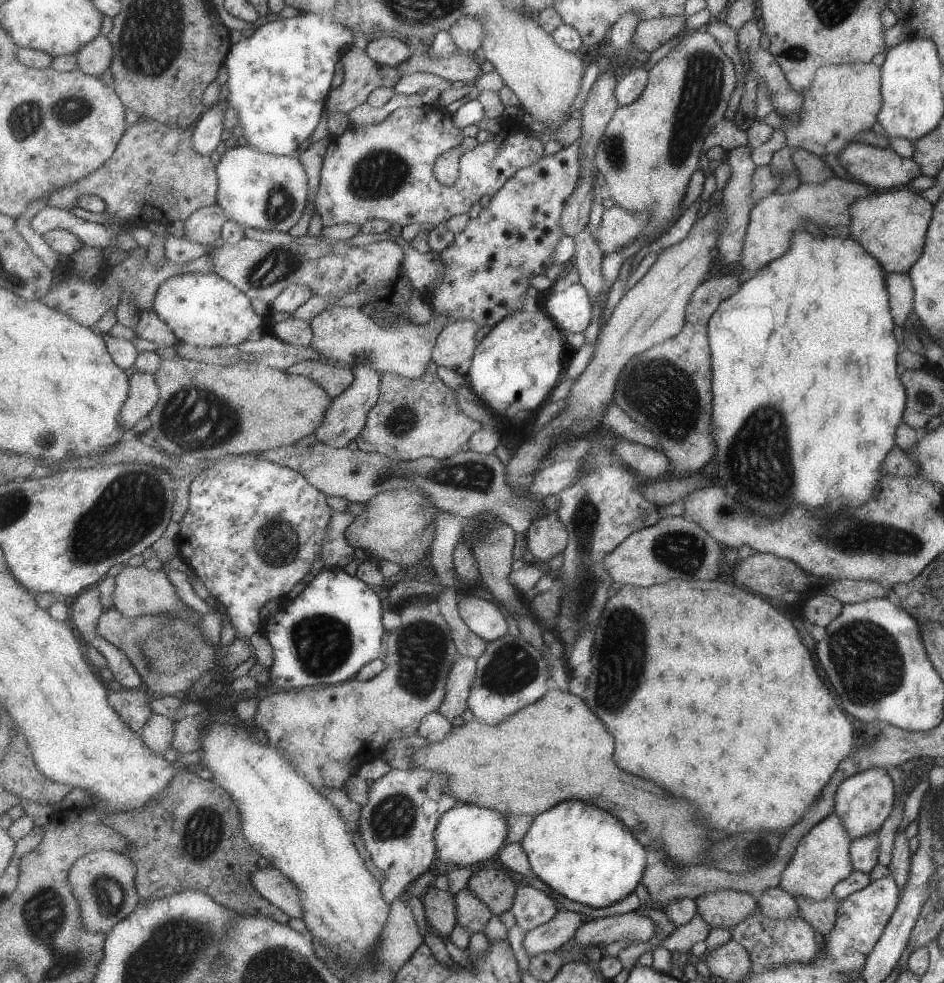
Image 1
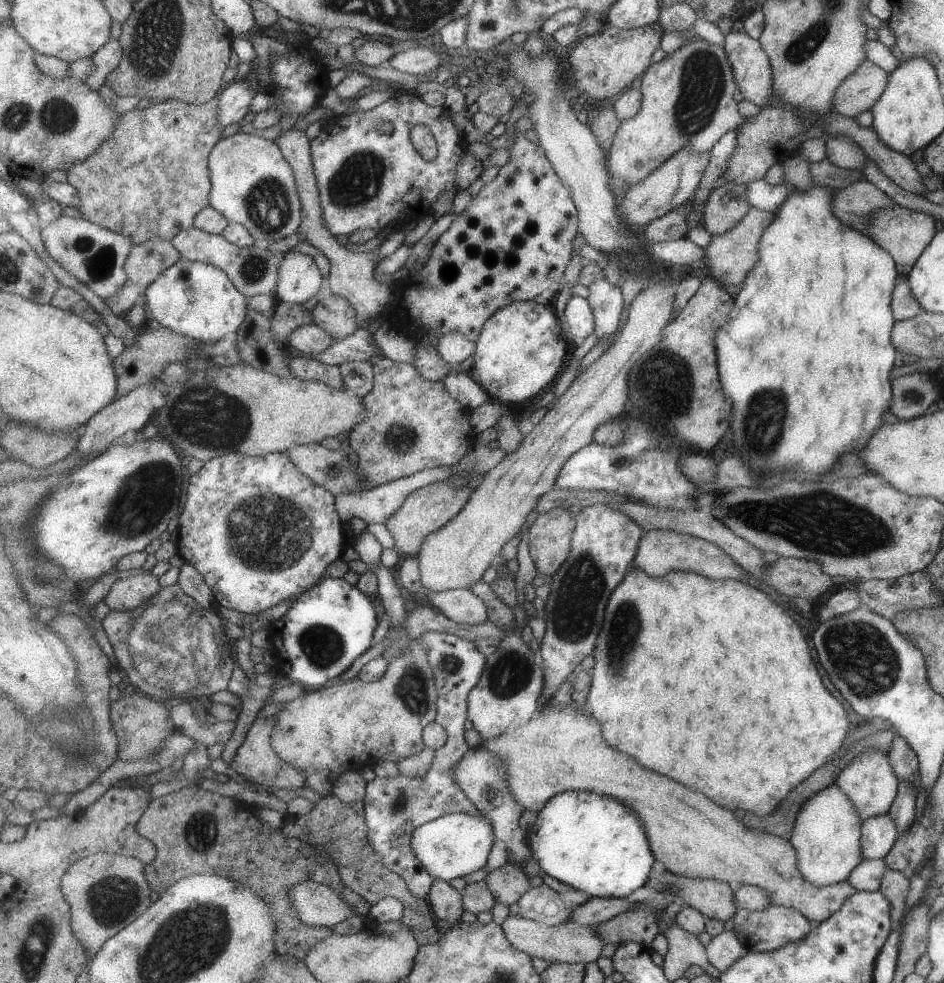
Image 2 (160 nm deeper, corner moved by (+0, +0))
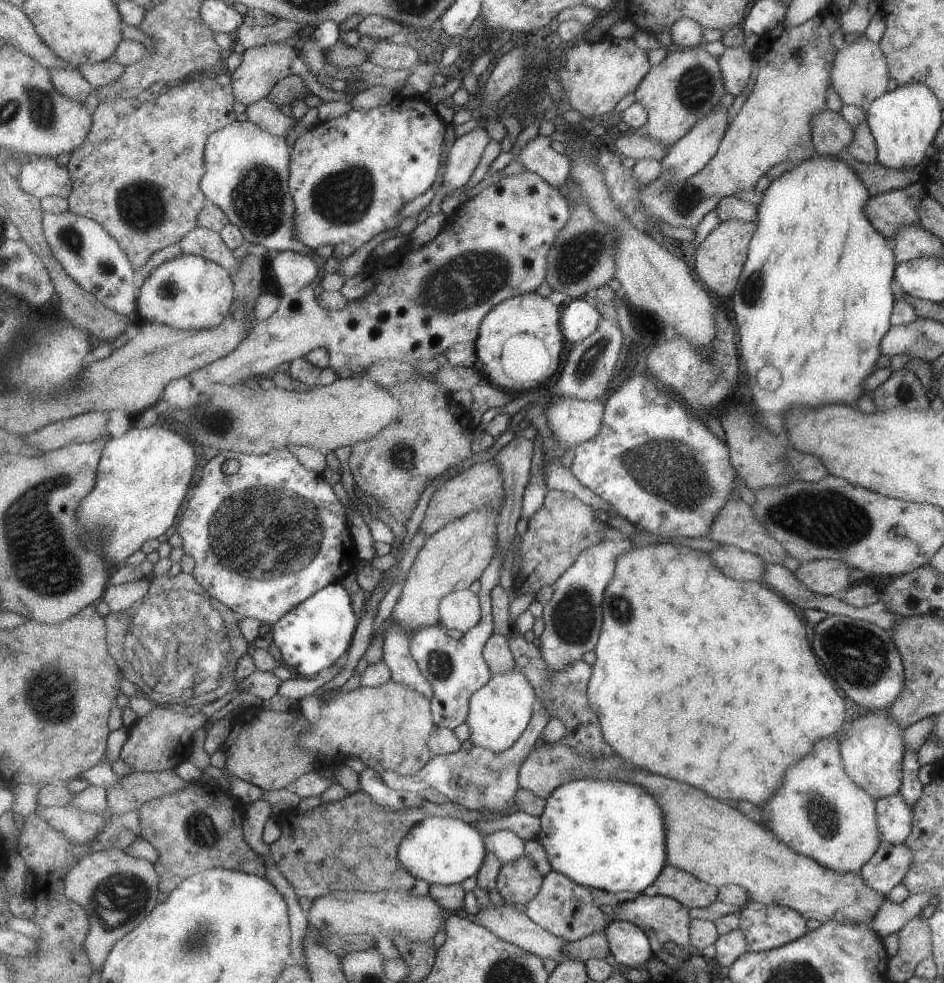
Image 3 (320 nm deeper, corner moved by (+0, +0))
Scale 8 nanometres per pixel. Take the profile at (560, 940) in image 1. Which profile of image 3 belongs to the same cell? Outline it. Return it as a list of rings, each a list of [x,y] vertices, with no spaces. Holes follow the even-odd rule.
[[[643,894],[634,901],[624,902],[607,911],[610,913],[610,922],[623,920],[633,922],[641,928],[651,928],[657,932],[662,930],[679,947],[692,944],[689,907],[682,905],[677,899]]]

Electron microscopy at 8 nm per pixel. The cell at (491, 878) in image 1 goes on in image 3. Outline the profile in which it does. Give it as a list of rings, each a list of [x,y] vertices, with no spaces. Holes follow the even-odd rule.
[[[523,855],[503,865],[497,888],[508,904],[526,905],[540,893],[544,878],[545,876],[537,870],[537,864],[529,856]]]

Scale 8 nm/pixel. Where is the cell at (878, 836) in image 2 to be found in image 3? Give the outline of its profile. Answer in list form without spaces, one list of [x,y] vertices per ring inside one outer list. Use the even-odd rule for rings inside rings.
[[[898,792],[877,799],[875,802],[876,825],[880,830],[880,840],[890,843],[901,843],[907,838],[911,828],[912,806],[907,804]]]

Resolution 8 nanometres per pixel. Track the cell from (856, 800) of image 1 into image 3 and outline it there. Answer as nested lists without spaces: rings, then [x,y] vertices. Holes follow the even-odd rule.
[[[885,710],[874,711],[873,713],[863,712],[847,725],[847,730],[841,735],[840,757],[844,763],[844,771],[849,778],[865,792],[868,792],[875,800],[881,797],[892,795],[898,792],[900,782],[903,778],[903,756],[904,746],[902,737],[902,728],[890,719]]]

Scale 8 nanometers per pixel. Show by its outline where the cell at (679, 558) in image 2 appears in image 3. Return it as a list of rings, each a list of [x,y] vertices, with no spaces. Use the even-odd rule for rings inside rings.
[[[721,545],[717,550],[706,553],[713,557],[713,564],[725,576],[743,581],[762,582],[765,564],[761,557],[731,545]]]

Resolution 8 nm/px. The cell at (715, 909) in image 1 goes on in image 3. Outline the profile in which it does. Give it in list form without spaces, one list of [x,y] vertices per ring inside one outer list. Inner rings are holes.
[[[669,864],[665,865],[654,885],[655,888],[649,894],[677,899],[689,908],[711,906],[718,891],[718,887],[704,883],[693,873]]]

